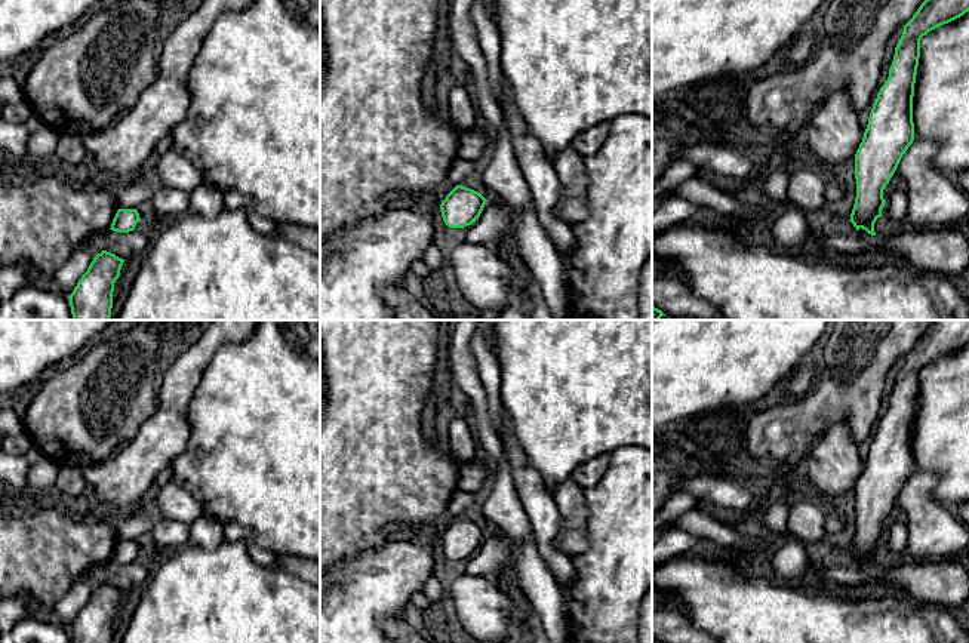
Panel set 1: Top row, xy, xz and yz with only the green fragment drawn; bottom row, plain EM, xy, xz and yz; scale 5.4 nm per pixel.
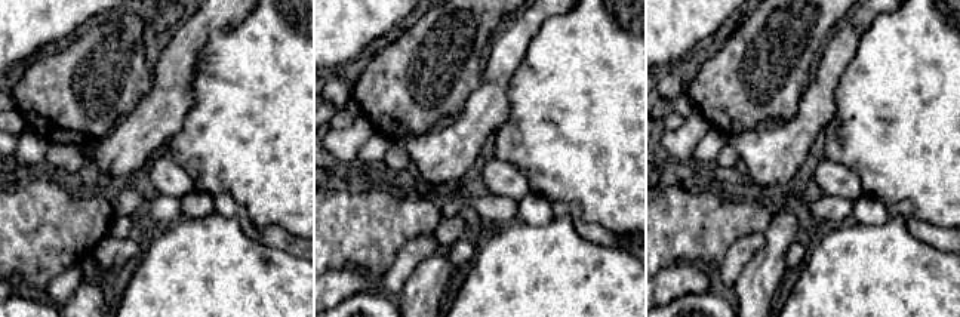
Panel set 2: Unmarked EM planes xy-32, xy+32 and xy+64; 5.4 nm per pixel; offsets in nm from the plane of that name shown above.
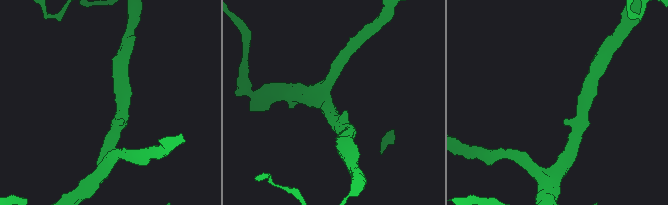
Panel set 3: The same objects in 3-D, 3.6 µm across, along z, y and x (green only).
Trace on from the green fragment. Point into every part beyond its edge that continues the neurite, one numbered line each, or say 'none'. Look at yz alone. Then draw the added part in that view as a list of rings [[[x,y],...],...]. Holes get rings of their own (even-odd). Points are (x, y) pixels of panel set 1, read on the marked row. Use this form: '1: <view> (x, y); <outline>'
none

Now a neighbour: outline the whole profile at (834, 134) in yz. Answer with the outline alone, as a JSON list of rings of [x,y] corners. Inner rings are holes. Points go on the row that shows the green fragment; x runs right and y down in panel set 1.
[[[845,90],[831,93],[809,119],[808,148],[825,169],[855,159],[862,138],[858,113]]]

